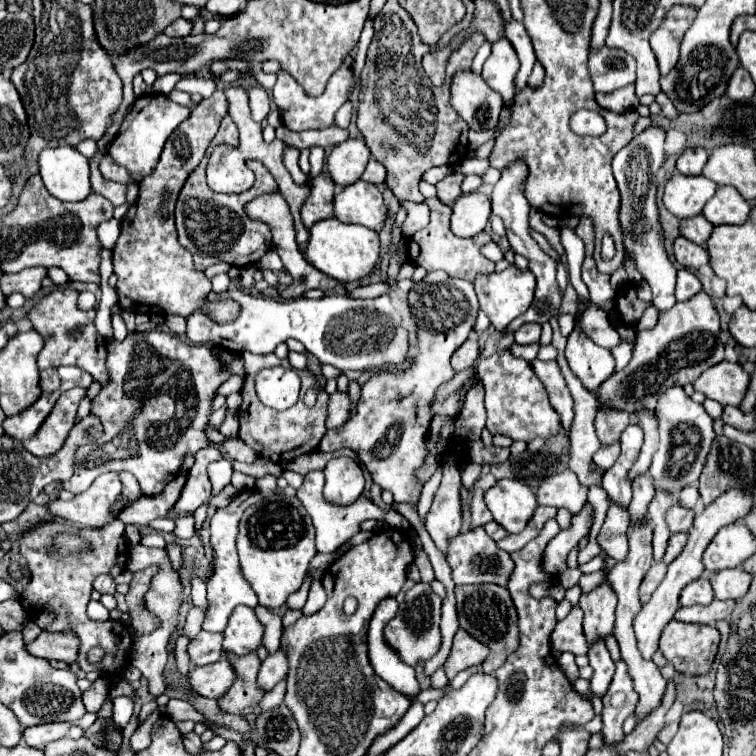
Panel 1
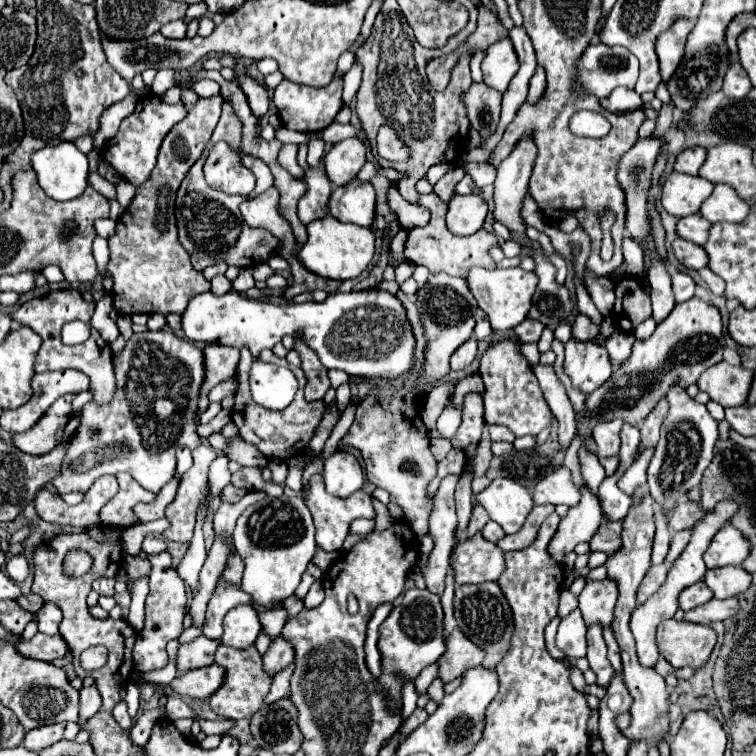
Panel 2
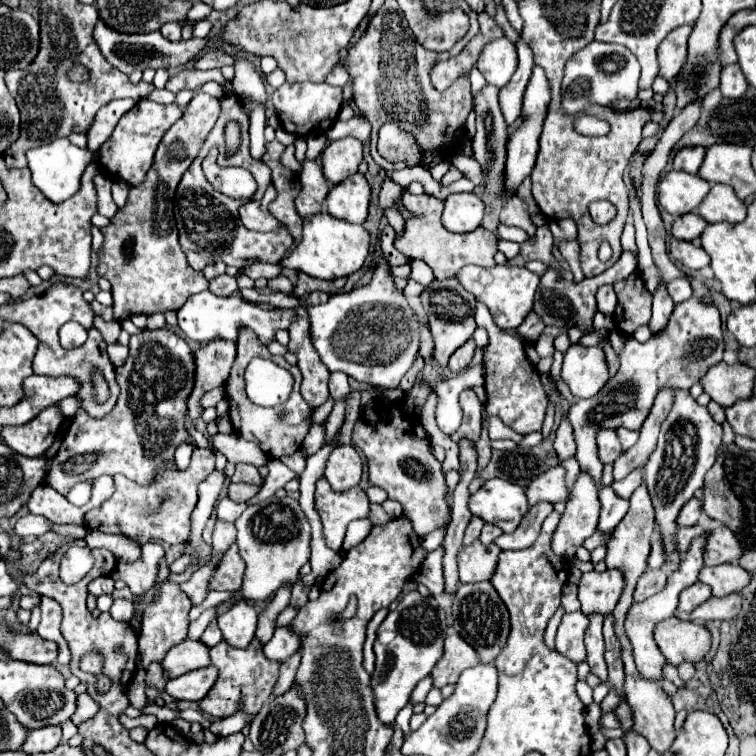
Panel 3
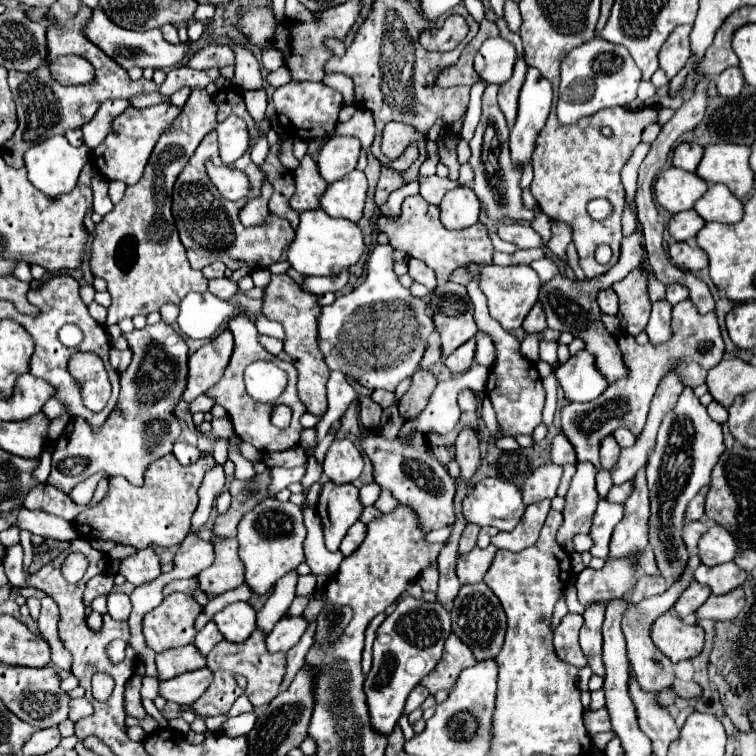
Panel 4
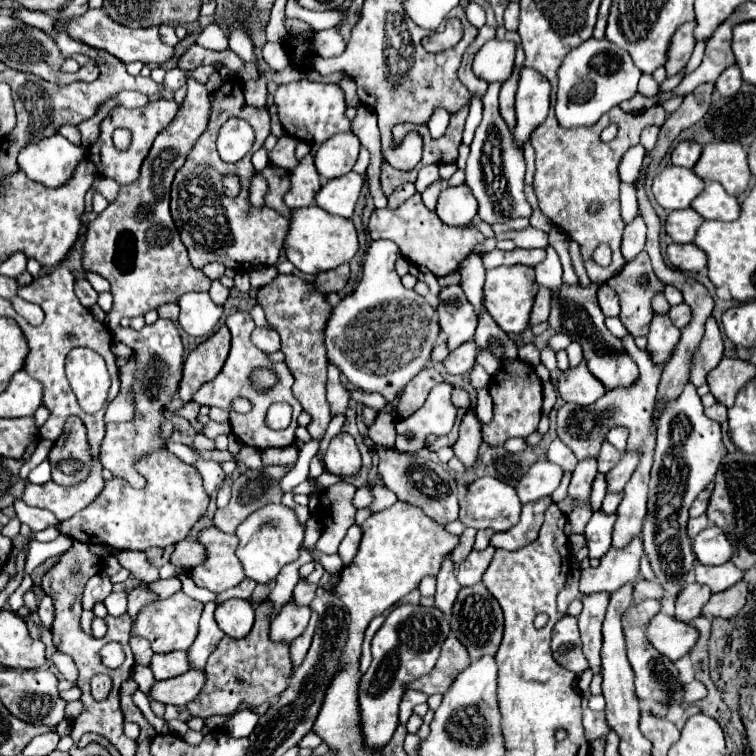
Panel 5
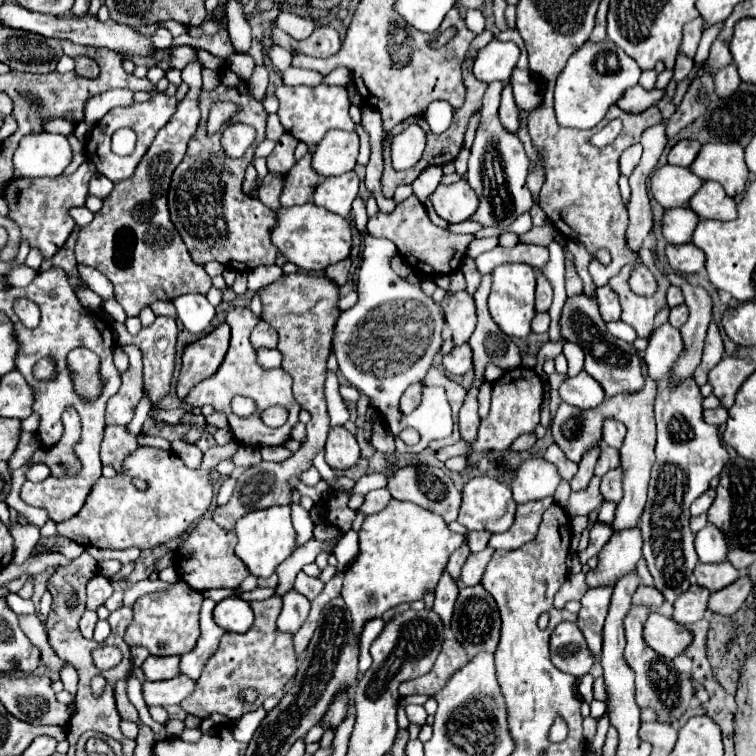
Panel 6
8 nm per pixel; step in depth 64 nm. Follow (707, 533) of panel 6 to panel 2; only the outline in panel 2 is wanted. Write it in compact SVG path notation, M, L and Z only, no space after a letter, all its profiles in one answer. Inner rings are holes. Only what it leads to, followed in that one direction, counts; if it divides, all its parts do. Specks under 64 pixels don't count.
M730 524L720 528L716 536L712 538L708 550L704 552L704 562L708 568L718 568L718 566L728 566L734 564L738 566L746 556L748 556L748 540L732 528Z

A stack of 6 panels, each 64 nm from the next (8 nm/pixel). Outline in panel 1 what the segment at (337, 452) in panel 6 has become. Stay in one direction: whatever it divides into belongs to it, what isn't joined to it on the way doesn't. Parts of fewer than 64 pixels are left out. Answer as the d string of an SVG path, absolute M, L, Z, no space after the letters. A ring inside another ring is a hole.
M348 456L332 458L326 468L324 498L334 504L352 504L364 490L364 472Z

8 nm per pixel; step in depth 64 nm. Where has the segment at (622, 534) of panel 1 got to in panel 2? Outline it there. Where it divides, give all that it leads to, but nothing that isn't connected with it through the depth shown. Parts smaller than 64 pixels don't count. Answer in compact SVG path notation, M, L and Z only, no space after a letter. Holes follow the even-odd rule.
M610 522L608 528L604 528L602 524L590 540L590 550L602 550L612 554L620 546L620 526L622 522Z

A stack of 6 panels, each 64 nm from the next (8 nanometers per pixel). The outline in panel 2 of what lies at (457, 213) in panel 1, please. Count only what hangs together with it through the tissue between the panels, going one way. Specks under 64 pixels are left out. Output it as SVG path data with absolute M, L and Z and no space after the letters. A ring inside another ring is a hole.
M456 194L448 202L446 224L448 224L448 230L452 234L468 236L468 234L474 234L476 230L482 228L486 214L488 214L488 204L484 202L482 196L478 196L478 194L460 196L460 194Z

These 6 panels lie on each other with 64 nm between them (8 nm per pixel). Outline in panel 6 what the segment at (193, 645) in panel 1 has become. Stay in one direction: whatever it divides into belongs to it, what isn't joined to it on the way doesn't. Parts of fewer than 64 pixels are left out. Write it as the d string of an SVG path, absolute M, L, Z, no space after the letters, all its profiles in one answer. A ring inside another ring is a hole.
M148 656L140 668L142 668L146 680L150 680L150 682L168 680L178 674L178 662L180 662L180 656L168 656L168 658Z

